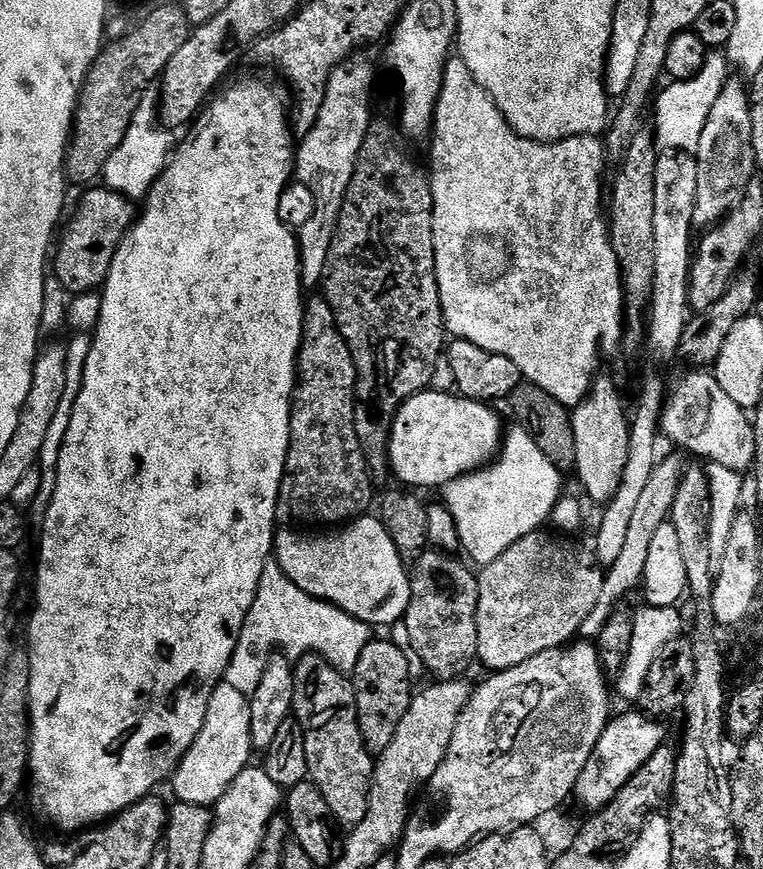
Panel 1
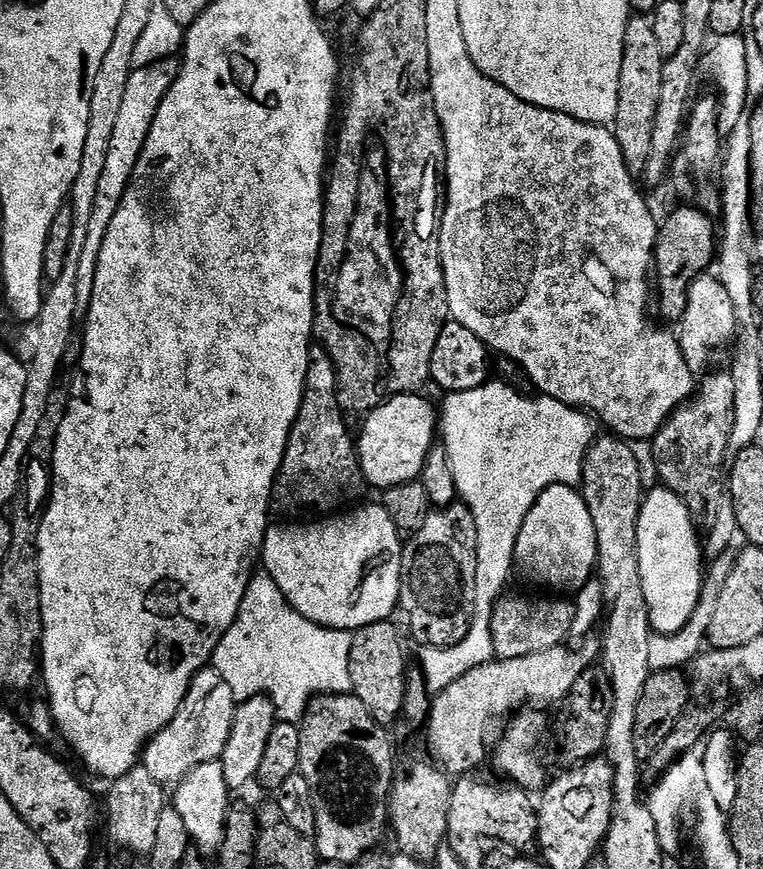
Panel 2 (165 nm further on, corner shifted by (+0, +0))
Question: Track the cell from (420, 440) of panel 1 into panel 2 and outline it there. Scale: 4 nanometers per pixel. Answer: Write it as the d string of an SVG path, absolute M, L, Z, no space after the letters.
M420 394L396 396L393 400L377 406L363 421L365 424L360 436L358 432L358 455L364 479L371 487L373 484L377 490L383 490L419 481L422 470L426 466L426 458L438 440L437 409L435 412L431 402L423 400L422 397L423 395Z

